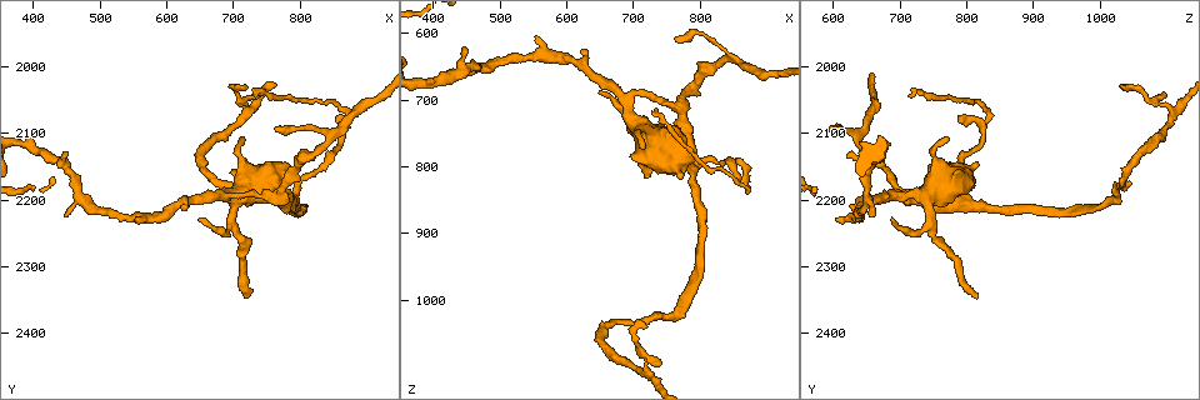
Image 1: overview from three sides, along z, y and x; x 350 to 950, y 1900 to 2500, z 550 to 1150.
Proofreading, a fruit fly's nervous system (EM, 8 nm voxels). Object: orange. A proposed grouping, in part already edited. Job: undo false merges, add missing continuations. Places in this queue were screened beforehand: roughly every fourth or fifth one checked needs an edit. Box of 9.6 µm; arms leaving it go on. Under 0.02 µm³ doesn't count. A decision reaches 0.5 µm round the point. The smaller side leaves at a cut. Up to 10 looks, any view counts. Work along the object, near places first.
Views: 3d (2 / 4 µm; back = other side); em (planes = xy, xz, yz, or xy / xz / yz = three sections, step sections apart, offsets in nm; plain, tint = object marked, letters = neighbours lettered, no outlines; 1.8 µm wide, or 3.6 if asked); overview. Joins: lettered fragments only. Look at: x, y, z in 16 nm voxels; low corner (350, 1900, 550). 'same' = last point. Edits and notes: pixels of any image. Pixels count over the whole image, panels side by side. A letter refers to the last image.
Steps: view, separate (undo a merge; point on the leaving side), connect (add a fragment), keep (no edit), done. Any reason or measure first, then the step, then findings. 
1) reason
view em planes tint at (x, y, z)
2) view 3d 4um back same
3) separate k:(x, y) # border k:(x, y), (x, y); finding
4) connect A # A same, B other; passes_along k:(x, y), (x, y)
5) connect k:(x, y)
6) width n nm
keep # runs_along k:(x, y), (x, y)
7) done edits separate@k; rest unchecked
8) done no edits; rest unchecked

free end
view 3d 4um at (560, 2230, 605)

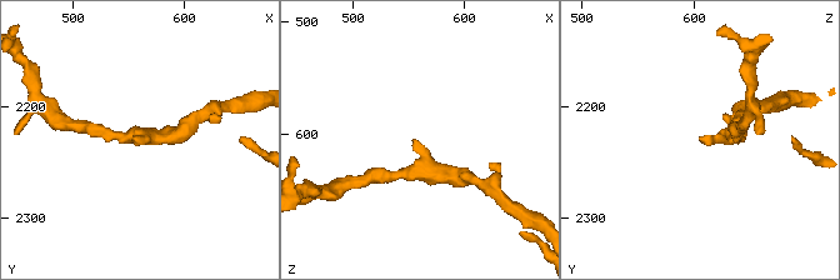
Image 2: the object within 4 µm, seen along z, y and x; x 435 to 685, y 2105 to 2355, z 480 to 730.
view em 3.6um planes letters at (556, 2228, 606)

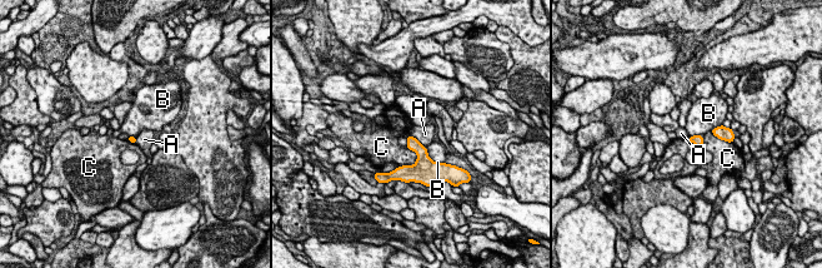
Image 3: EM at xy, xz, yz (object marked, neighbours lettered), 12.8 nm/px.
keep # A other, B other, C other; none of them fits

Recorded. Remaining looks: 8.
branch stops here
view 3d 2um at (720, 2345, 820)

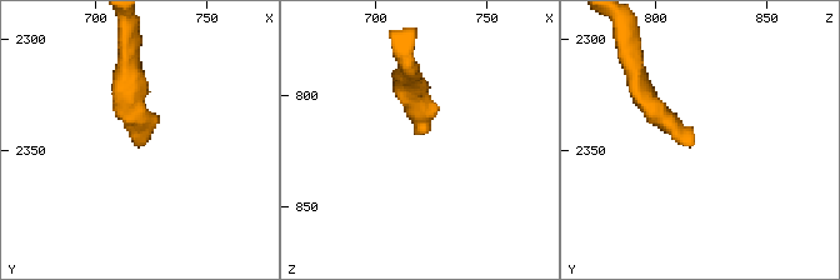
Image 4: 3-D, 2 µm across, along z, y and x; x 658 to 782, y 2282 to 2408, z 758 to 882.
view em xz step 8 letters at (720, 2343, 818)

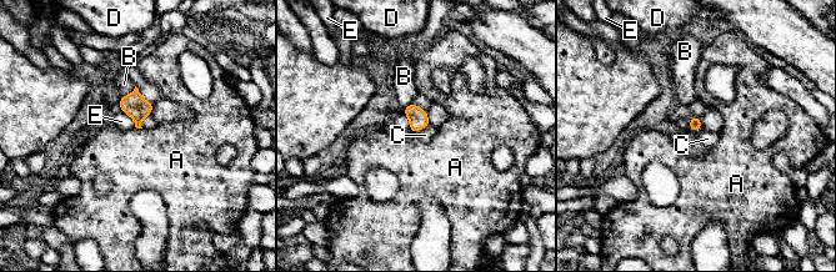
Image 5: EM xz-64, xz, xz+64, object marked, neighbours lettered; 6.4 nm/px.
keep # A other, B other, C other, D other, E other; border 5:(135, 126), (141, 129); no lettered fragment goes on from it

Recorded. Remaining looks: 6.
abrupt turn
view em 3.6um xz step 8 letters at (770, 2180, 750)

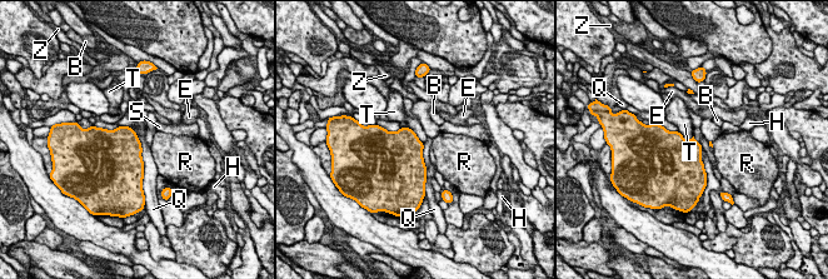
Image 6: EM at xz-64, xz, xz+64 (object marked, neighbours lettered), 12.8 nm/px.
width 260 nm; longest_contact Q 700 nm
keep # B other, E other, H other, Q other, R other, S other, T other, Z other; all the same cell

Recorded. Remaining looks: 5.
abrupt turn
view em yz step 8 tint at (870, 2080, 835)

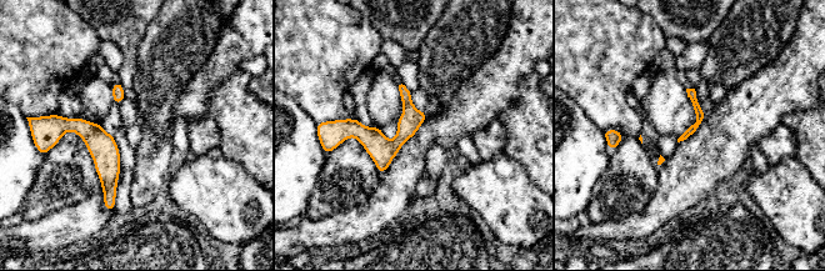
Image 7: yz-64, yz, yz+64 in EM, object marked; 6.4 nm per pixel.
view em planes letters same

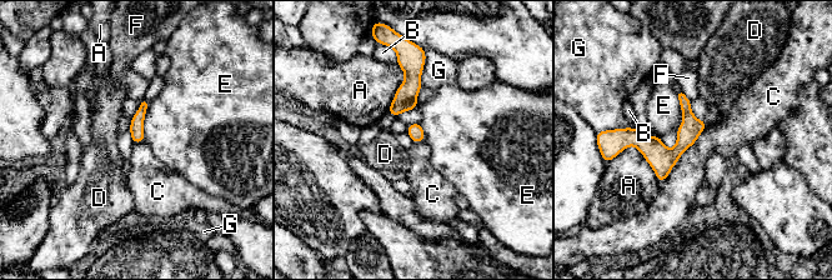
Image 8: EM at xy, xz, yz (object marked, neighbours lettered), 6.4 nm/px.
keep # A other, B other, C other, D other, E other, F other, G other; runs_along 8:(702, 124), (673, 153), (619, 134); continuous, no second cell

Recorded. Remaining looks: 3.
done no edits; rest unchecked

